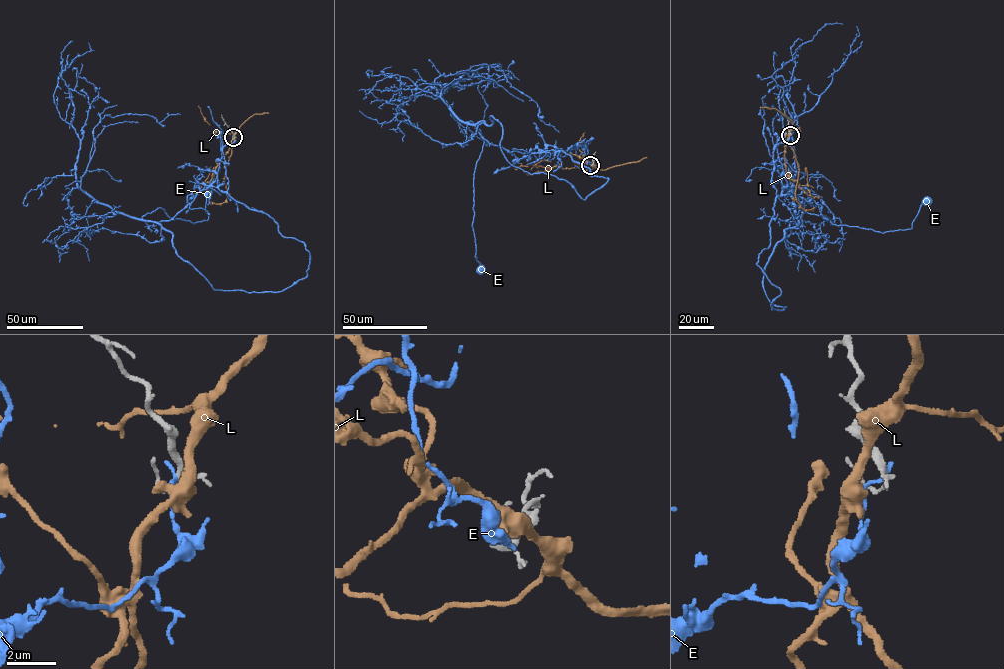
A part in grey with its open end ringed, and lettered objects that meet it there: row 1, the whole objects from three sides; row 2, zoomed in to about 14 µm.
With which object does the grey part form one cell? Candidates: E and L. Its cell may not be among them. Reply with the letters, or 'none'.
none

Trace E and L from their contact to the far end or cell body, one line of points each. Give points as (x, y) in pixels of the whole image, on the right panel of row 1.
E: (790, 134), (775, 146), (803, 211), (795, 228), (795, 218), (809, 213), (837, 225), (906, 230), (927, 201)
L: (789, 134), (787, 142), (798, 169), (796, 201), (802, 208), (812, 210)

